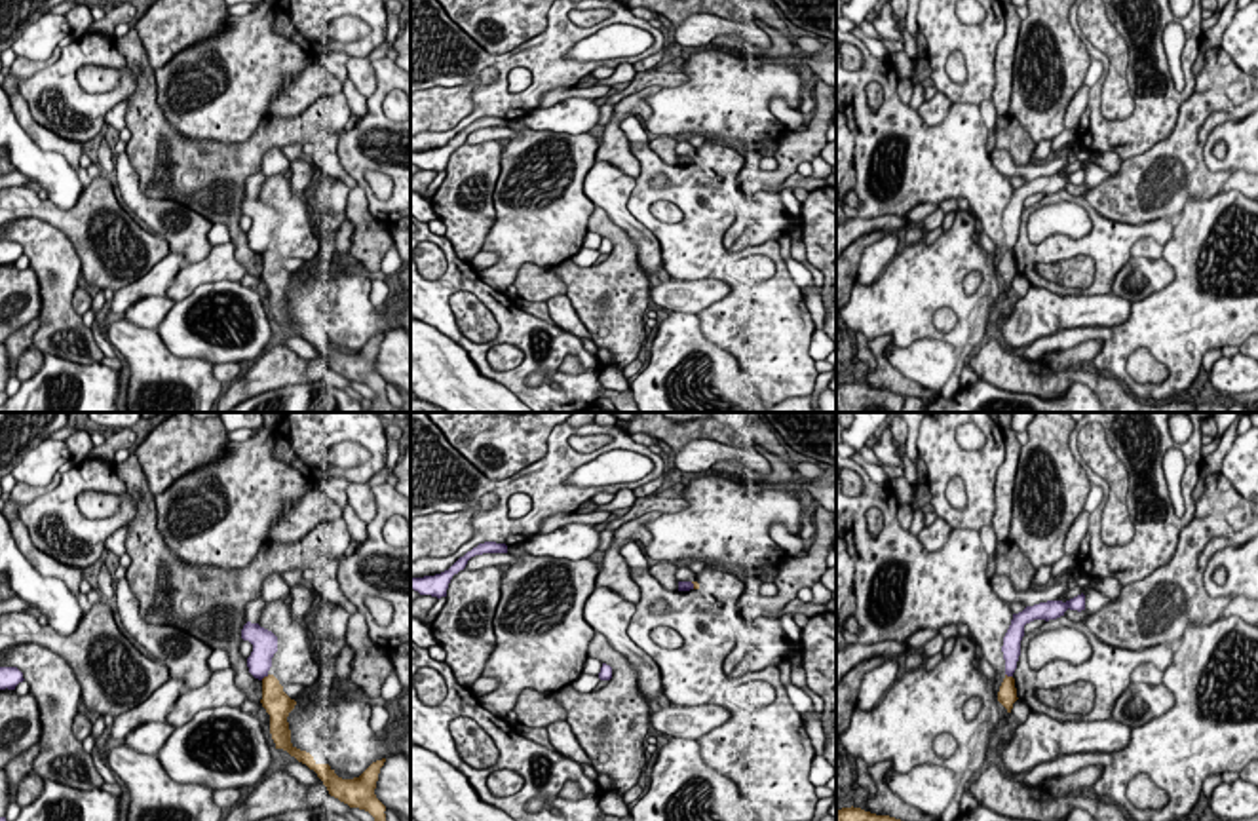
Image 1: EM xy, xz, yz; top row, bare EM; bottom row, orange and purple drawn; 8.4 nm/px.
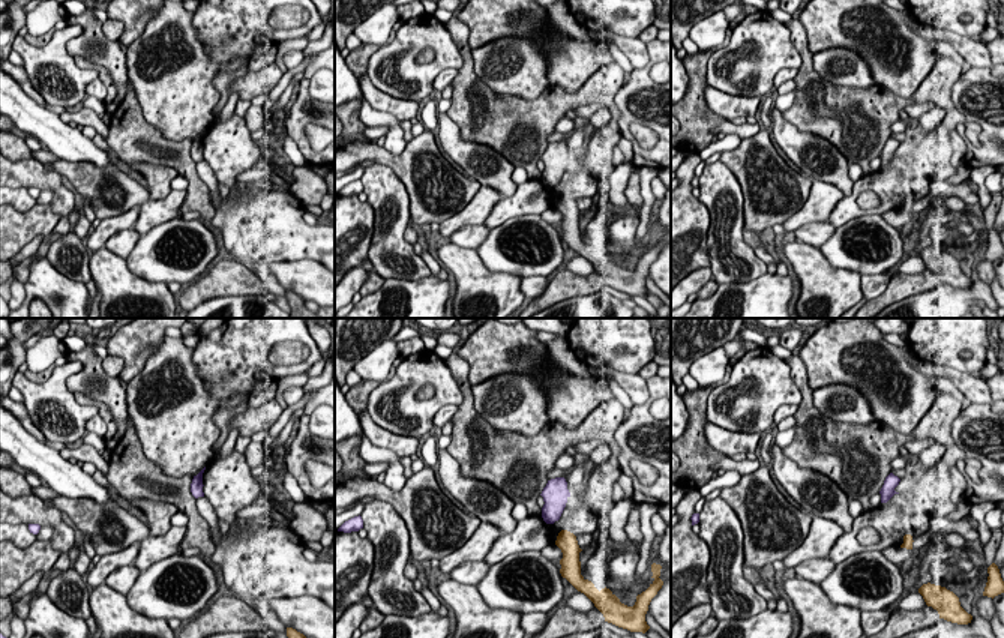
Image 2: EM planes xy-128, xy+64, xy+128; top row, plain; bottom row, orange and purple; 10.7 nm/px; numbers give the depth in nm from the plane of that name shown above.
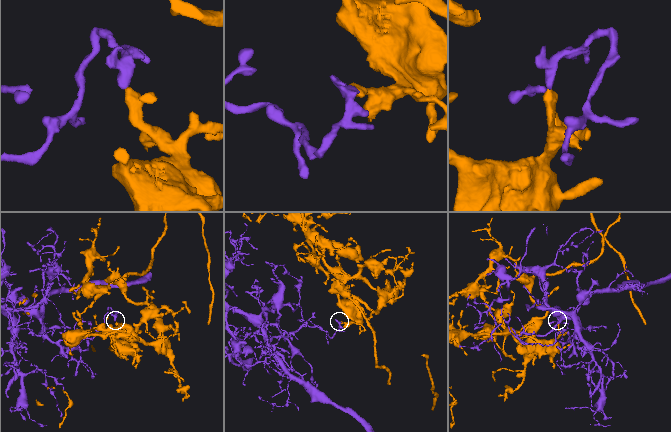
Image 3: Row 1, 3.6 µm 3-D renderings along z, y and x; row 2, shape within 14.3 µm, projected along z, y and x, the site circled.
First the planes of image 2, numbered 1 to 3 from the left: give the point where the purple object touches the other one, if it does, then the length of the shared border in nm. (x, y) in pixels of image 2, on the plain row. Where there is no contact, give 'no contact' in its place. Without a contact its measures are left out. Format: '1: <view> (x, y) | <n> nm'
1: no contact
2: no contact
3: no contact

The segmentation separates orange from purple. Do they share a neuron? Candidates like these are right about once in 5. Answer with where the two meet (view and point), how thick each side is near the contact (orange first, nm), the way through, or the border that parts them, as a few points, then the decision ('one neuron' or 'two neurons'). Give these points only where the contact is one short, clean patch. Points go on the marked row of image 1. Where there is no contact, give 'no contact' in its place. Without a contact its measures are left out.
xy (265, 677) | 220/200 nm | along xy (268, 675), (261, 679) | two neurons

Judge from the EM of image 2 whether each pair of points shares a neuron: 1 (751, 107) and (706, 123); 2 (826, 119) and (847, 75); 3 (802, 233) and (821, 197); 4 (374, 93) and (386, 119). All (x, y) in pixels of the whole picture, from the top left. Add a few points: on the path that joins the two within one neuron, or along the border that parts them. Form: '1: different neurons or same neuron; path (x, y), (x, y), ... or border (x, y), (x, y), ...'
1: same neuron; path (740, 107), (722, 107), (716, 113)
2: different neurons; border (812, 65), (823, 78), (836, 84), (875, 84)
3: different neurons; border (827, 219), (806, 222), (794, 231)
4: different neurons; border (359, 87), (374, 108), (389, 111), (399, 120)

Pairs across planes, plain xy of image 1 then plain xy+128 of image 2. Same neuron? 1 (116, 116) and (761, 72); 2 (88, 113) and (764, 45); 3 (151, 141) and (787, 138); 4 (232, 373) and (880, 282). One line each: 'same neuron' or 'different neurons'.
1: different neurons
2: same neuron
3: different neurons
4: same neuron

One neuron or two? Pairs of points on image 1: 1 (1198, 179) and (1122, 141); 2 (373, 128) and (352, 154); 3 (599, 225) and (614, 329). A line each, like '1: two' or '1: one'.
1: two
2: one
3: one

